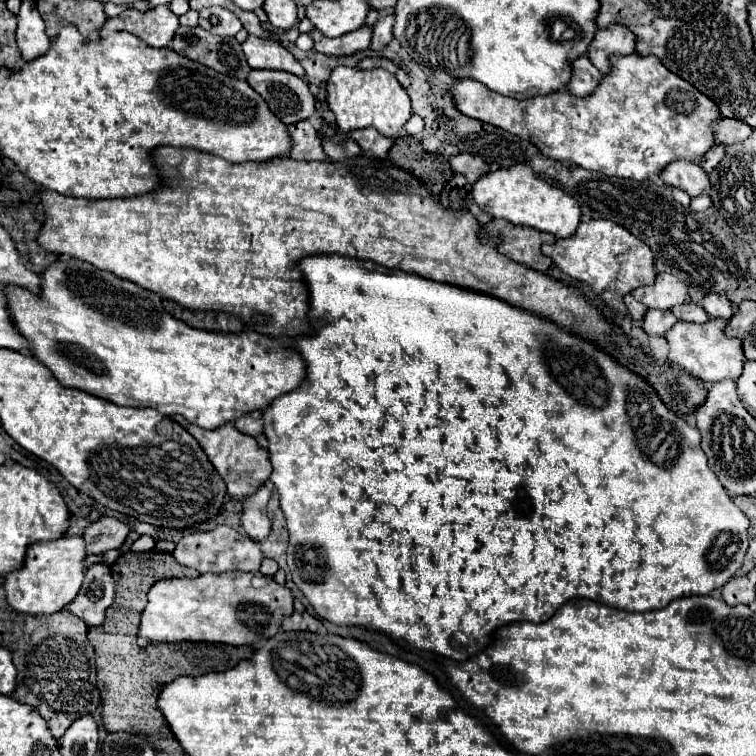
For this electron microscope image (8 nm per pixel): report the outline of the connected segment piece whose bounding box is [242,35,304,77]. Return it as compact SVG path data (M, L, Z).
M248 35L248 39L242 43L242 49L252 69L280 69L280 71L288 71L298 77L304 77L302 65L278 41Z

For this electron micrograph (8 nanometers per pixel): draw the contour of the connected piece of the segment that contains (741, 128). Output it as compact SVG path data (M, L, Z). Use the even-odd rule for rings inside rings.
M722 119L714 123L714 133L716 133L716 143L732 145L732 143L746 141L752 133L752 127L748 127L738 119Z

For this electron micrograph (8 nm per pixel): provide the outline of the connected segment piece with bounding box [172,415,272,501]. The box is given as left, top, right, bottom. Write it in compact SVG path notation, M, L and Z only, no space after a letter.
M174 415L172 419L176 419L200 443L200 447L208 455L208 459L214 465L214 469L218 471L218 475L226 481L228 493L232 497L236 497L238 501L242 497L246 497L246 493L252 493L256 487L260 487L270 477L272 467L270 467L270 461L268 461L268 451L258 447L258 441L254 437L240 433L234 427L234 423L226 423L226 425L218 427L218 429L206 431L206 429L202 429L198 425L190 425L190 421L186 421L184 417Z

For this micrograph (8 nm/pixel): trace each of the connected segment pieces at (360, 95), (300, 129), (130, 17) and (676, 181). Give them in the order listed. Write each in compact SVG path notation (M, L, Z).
M336 67L328 79L326 101L330 111L336 115L336 125L342 133L352 133L374 125L374 129L378 129L384 137L396 139L412 115L410 95L396 81L396 77L384 69L362 71L356 67Z
M298 121L288 127L290 139L292 139L292 149L288 157L296 161L328 161L328 155L322 149L320 135L314 127L312 121Z
M168 5L154 7L146 13L126 9L117 17L124 22L123 30L140 37L150 47L168 47L178 29L178 15L174 15Z
M674 161L662 173L660 179L670 185L686 191L690 197L698 197L702 193L710 193L710 179L704 169L696 163L688 161Z

